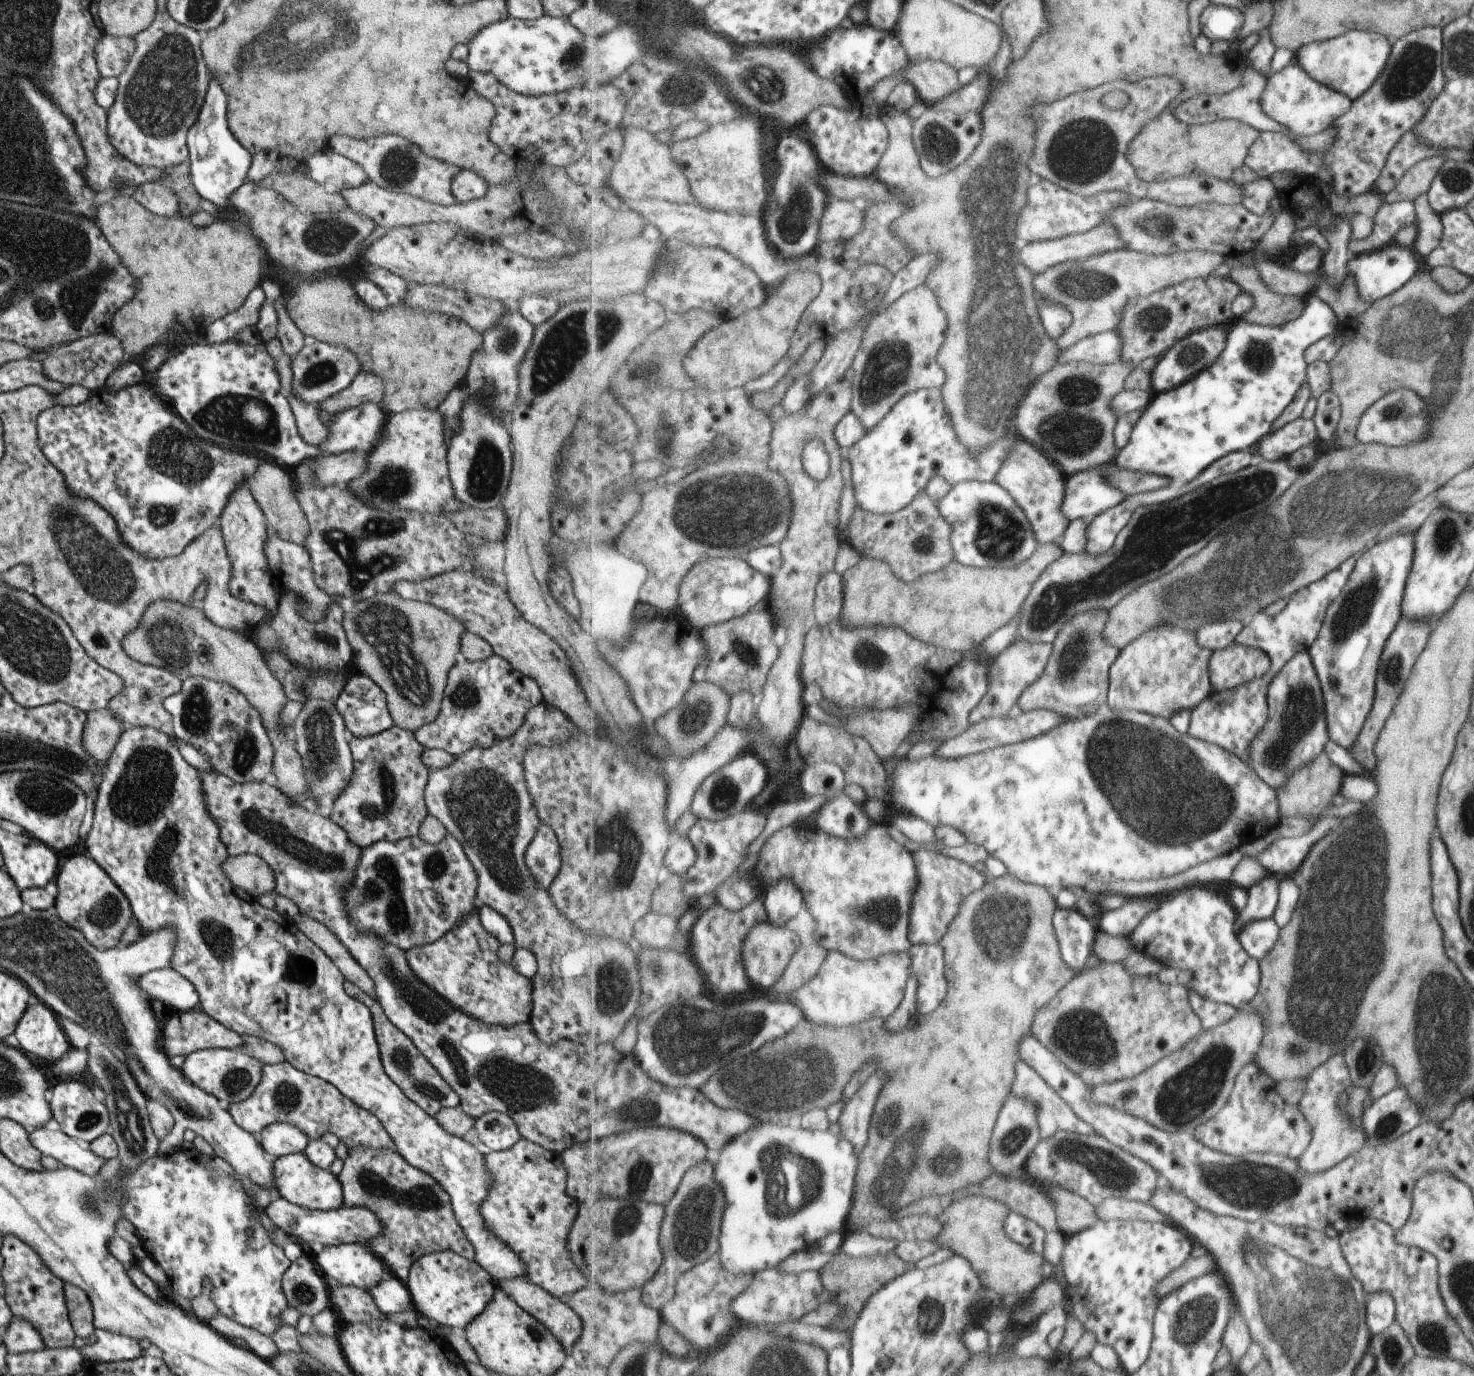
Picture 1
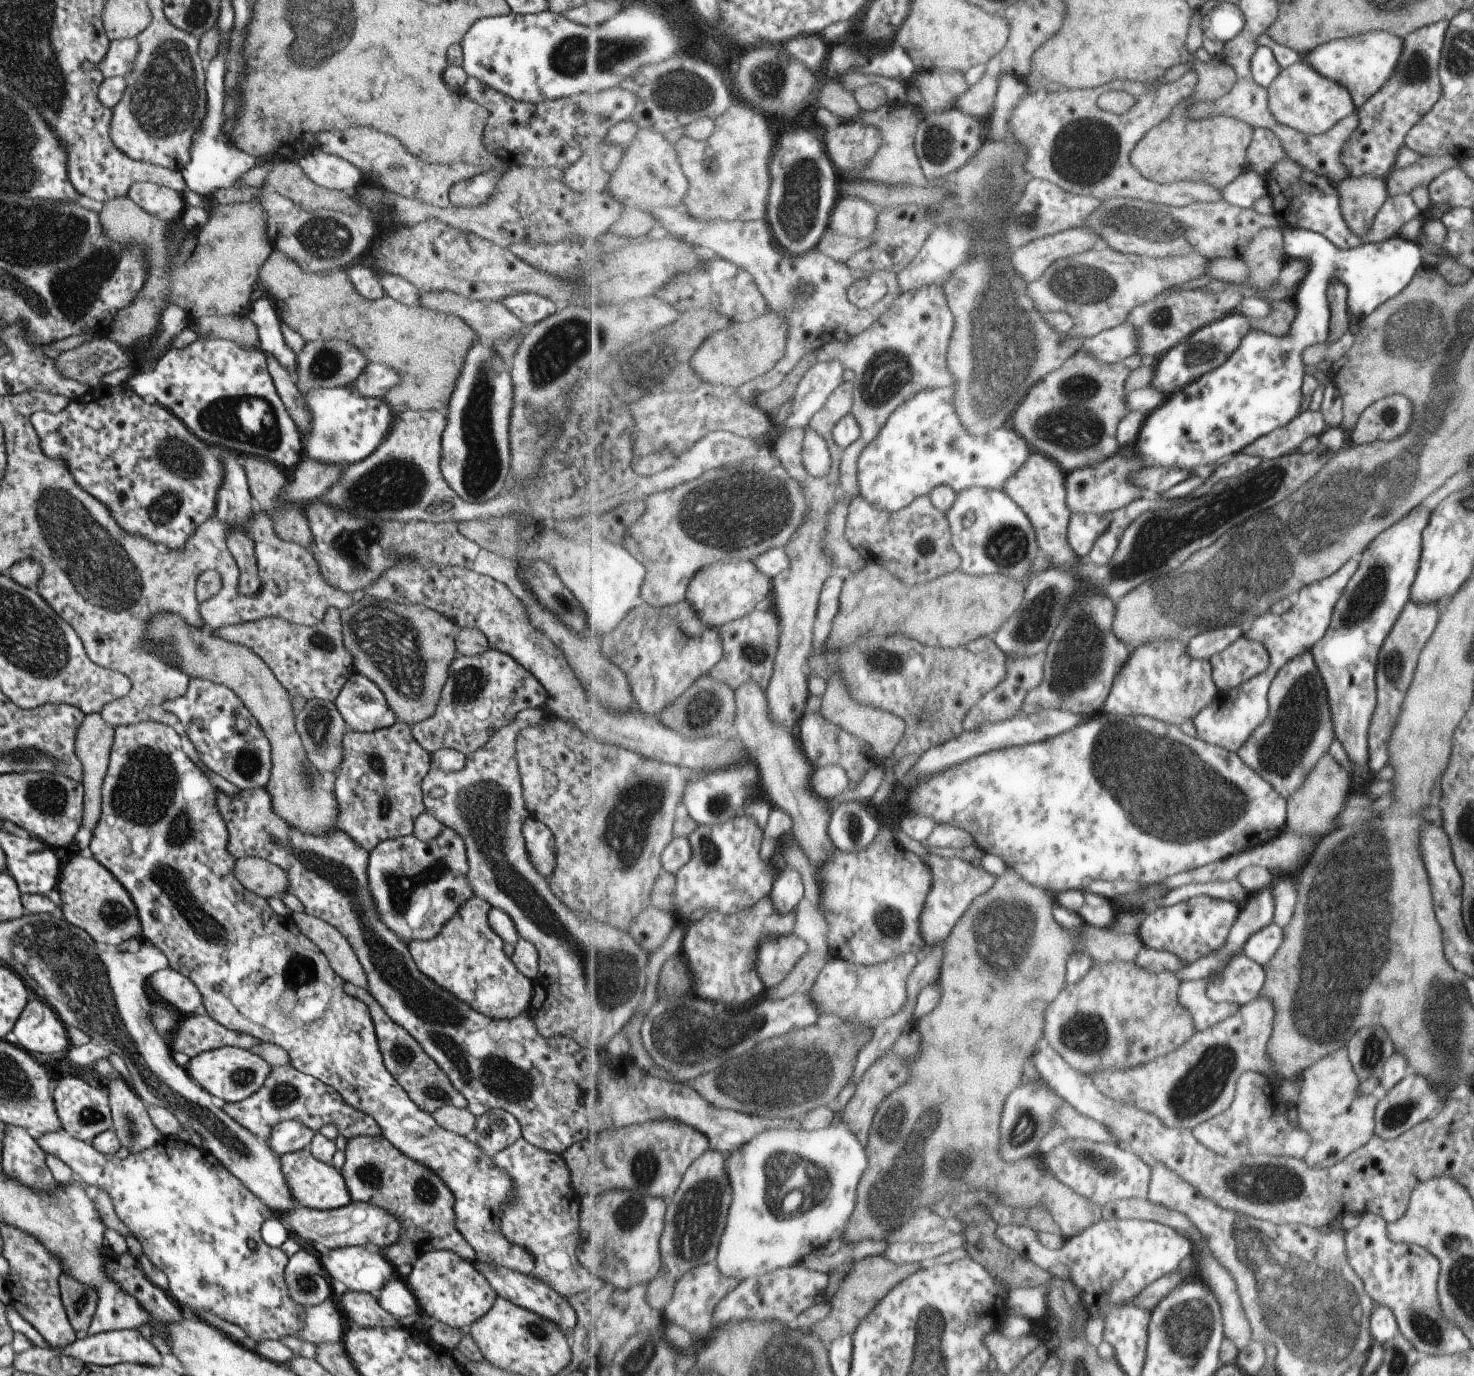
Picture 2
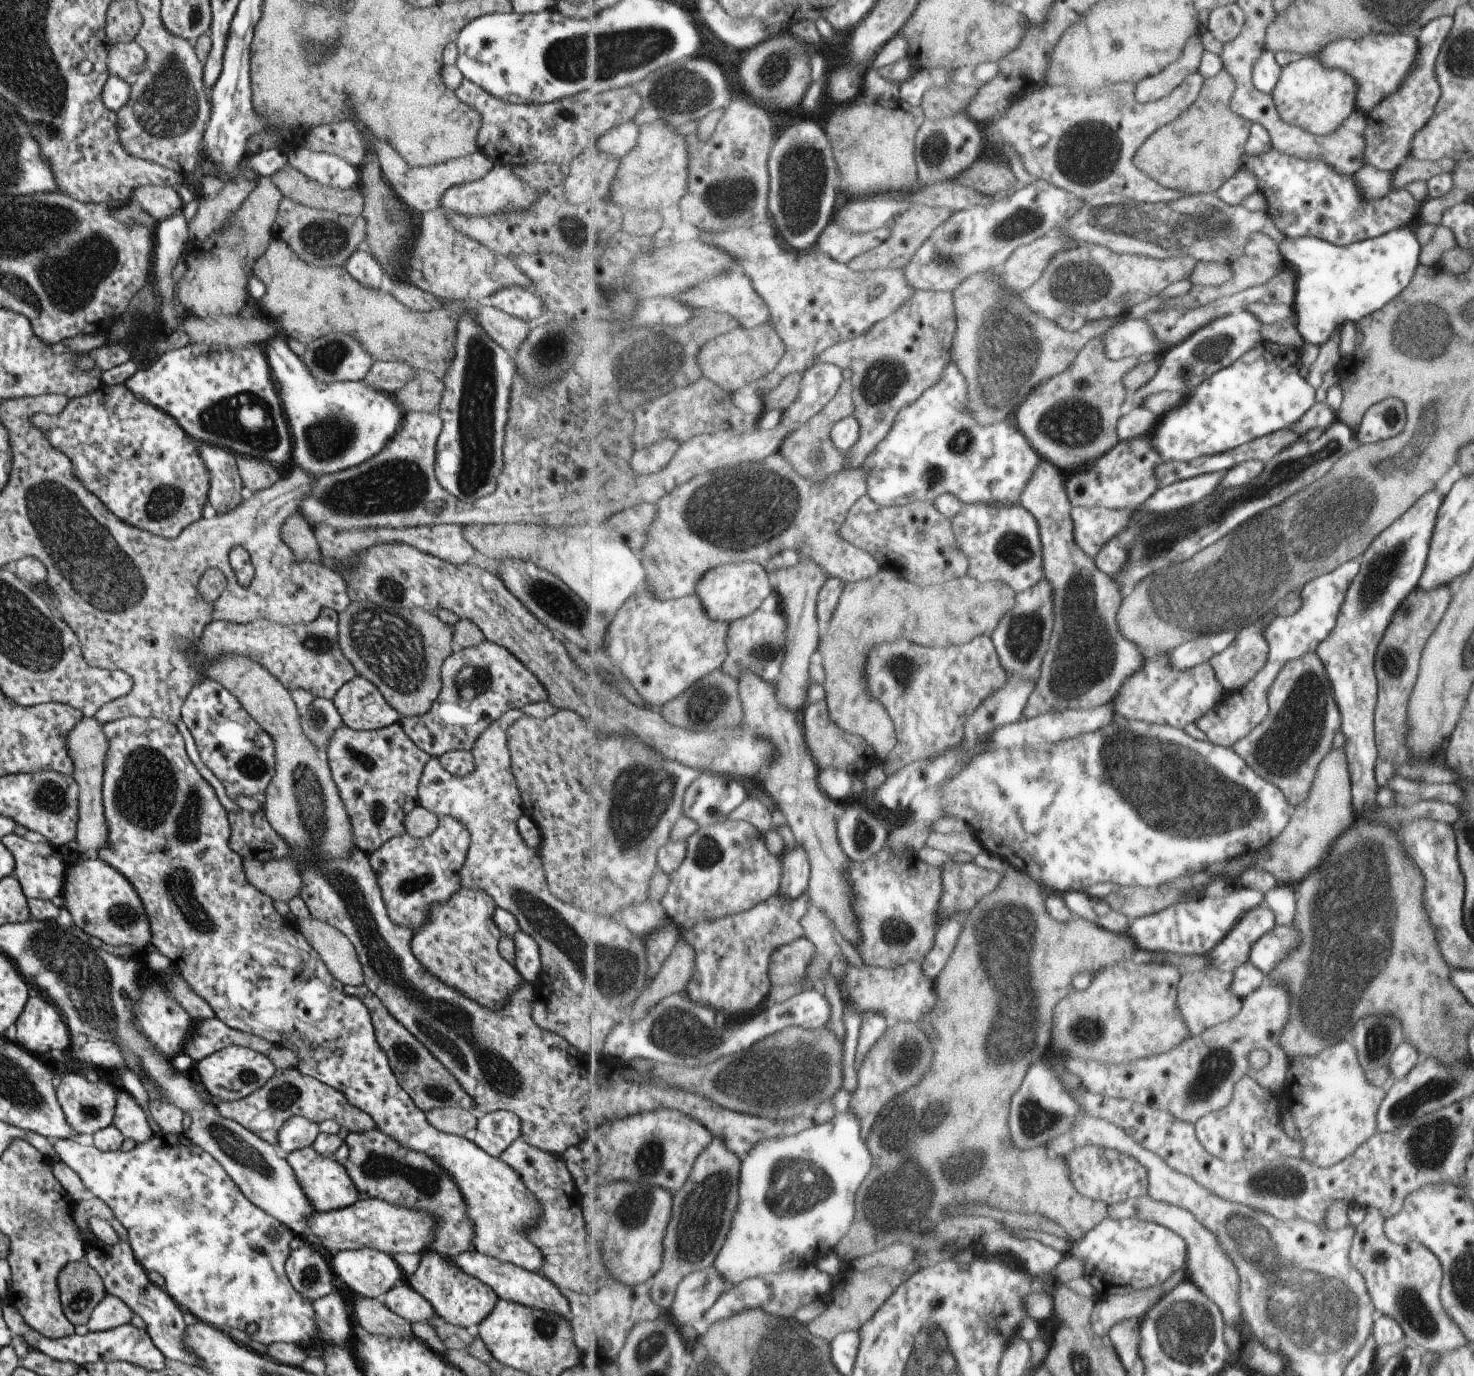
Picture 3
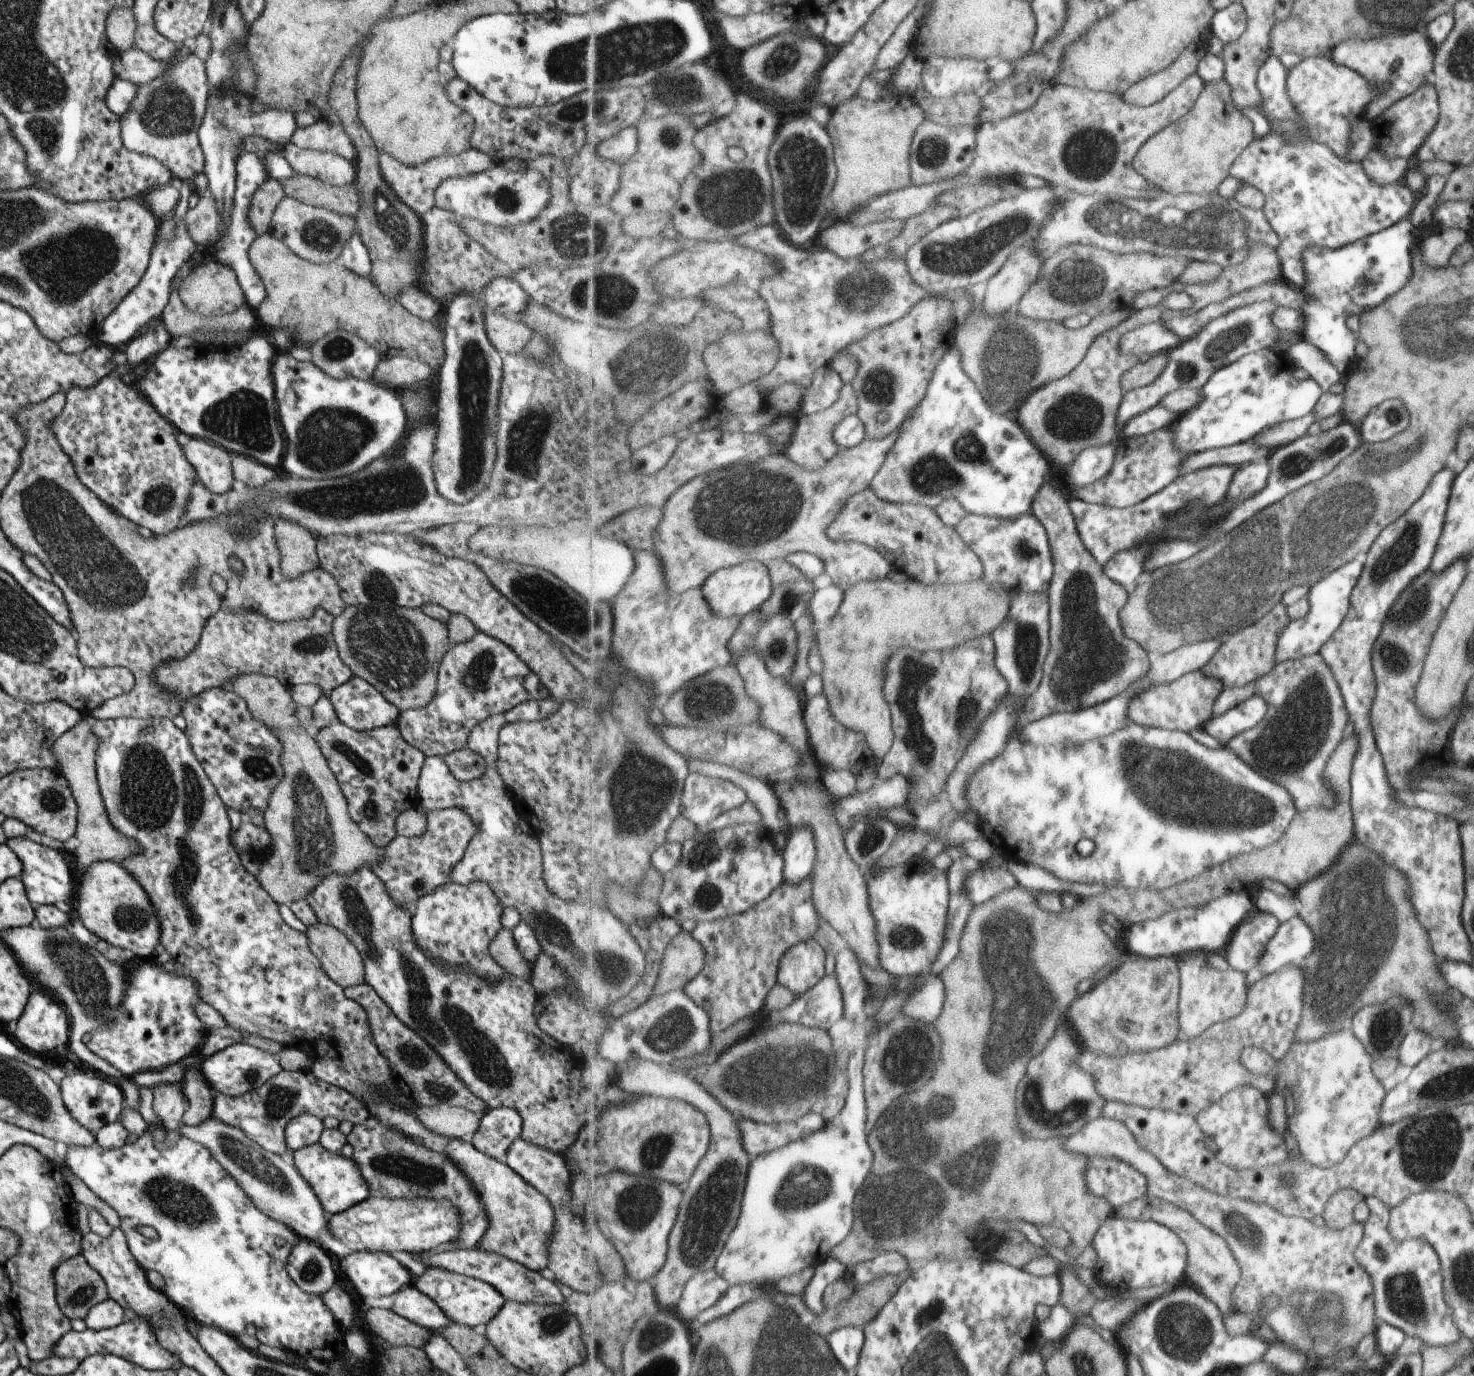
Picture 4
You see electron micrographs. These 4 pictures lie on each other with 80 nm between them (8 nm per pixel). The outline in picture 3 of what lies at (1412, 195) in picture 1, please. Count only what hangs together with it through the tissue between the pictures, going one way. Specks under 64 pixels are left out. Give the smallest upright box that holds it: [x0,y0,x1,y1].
[1391,154,1456,190]

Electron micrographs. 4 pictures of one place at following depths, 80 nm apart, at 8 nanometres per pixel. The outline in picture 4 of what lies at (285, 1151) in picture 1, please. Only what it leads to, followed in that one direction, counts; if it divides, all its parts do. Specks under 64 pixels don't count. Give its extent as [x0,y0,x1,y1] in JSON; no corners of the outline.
[283,1114,322,1151]

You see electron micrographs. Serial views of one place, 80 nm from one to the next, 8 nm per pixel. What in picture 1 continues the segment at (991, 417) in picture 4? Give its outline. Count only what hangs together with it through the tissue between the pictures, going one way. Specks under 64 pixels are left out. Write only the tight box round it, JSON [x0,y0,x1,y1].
[844,389,1018,515]

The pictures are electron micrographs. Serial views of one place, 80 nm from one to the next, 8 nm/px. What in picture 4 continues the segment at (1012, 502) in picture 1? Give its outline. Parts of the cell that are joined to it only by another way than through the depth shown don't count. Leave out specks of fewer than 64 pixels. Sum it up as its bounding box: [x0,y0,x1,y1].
[956,512,1055,593]

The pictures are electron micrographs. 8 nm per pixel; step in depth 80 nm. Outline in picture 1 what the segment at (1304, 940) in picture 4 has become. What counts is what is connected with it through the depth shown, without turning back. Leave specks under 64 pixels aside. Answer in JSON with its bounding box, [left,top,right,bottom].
[1237,917,1278,961]

